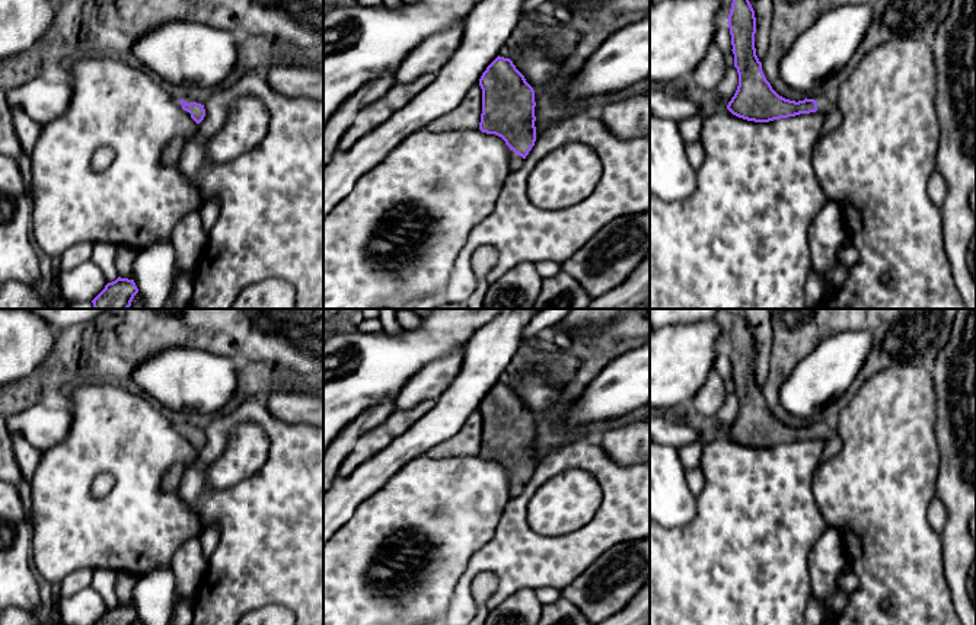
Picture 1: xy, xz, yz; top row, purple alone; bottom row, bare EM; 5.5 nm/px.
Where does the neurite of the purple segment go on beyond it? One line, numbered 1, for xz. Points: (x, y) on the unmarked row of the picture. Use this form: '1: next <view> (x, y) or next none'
1: next xz (514, 487)

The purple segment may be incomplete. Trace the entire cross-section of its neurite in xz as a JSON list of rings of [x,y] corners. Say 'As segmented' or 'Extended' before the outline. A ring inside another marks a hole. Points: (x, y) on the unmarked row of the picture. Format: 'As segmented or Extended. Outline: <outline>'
Extended. Outline: [[[500,382],[482,399],[479,412],[479,456],[505,468],[510,473],[508,498],[516,498],[536,468],[535,417],[513,388]]]

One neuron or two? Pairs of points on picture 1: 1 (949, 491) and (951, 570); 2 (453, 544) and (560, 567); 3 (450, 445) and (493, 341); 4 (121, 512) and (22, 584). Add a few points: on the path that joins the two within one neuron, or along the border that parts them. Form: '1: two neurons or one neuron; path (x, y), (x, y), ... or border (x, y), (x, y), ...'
1: one neuron; path (956, 510), (956, 551)
2: two neurons; border (498, 523), (494, 535), (472, 555), (459, 579)
3: two neurons; border (478, 410), (456, 433), (437, 442), (426, 453)
4: two neurons; border (31, 541), (31, 565), (38, 574)

